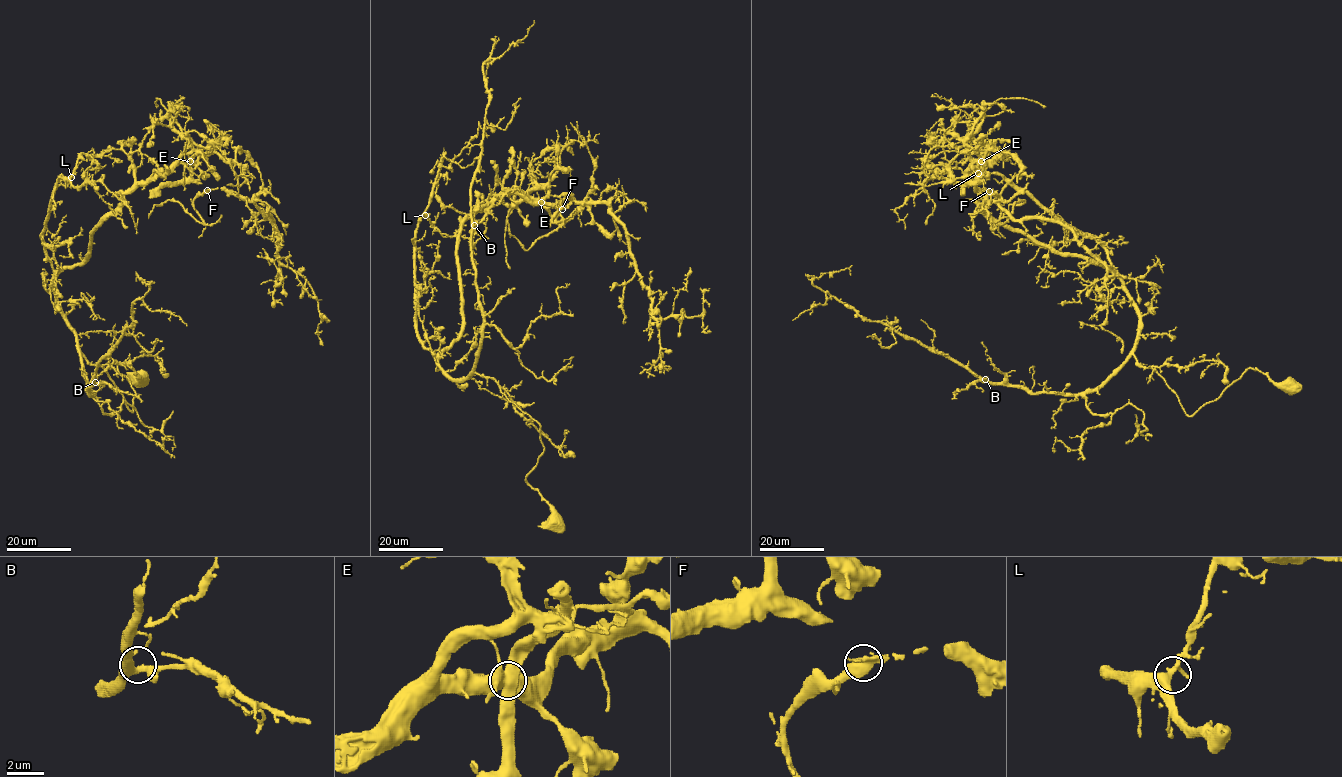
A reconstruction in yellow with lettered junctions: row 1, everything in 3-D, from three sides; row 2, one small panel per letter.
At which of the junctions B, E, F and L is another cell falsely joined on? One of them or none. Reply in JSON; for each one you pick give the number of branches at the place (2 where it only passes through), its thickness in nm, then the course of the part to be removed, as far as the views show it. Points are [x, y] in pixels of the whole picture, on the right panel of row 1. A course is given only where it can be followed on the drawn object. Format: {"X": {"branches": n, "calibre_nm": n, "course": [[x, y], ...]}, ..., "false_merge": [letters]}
{"false_merge": []}

